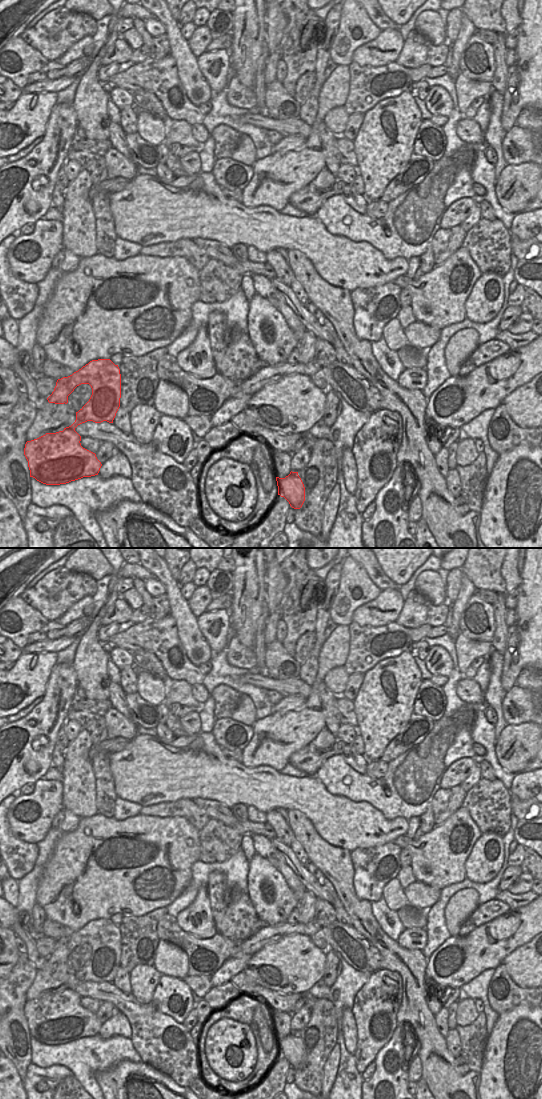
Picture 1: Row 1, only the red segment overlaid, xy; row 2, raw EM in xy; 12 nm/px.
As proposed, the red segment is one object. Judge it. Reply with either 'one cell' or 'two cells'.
two cells

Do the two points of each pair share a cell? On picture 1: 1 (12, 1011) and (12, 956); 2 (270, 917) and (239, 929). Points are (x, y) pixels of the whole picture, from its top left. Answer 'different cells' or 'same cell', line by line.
1: different cells
2: different cells

